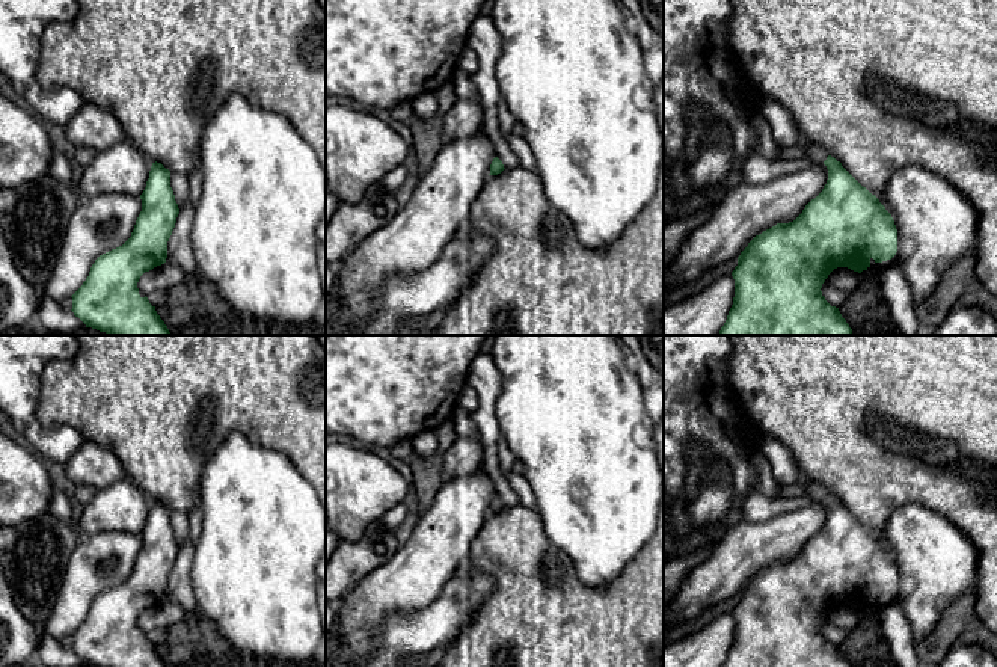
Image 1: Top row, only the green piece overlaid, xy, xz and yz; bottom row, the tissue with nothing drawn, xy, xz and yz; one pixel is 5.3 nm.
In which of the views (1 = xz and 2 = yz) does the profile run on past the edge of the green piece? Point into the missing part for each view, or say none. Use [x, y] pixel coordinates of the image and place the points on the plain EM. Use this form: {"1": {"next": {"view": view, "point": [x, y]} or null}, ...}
{"1": {"next": null}, "2": {"next": {"view": "yz", "point": [812, 491]}}}

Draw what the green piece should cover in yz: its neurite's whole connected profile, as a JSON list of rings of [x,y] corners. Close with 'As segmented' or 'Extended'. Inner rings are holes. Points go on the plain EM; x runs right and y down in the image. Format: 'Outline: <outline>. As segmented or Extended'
Outline: [[[805,477],[799,483],[804,498],[827,504],[827,522],[793,560],[763,569],[741,590],[732,610],[733,643],[721,667],[851,667],[822,634],[822,622],[837,605],[861,611],[872,596],[882,601],[897,590],[894,558],[879,537],[825,487]]]. Extended

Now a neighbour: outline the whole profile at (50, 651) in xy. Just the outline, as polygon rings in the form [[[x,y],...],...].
[[[42,632],[39,646],[36,649],[44,667],[84,667],[86,662],[60,644],[60,640]]]

